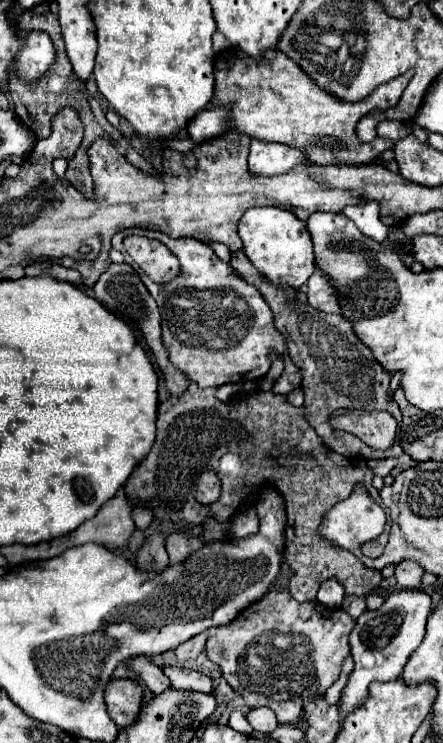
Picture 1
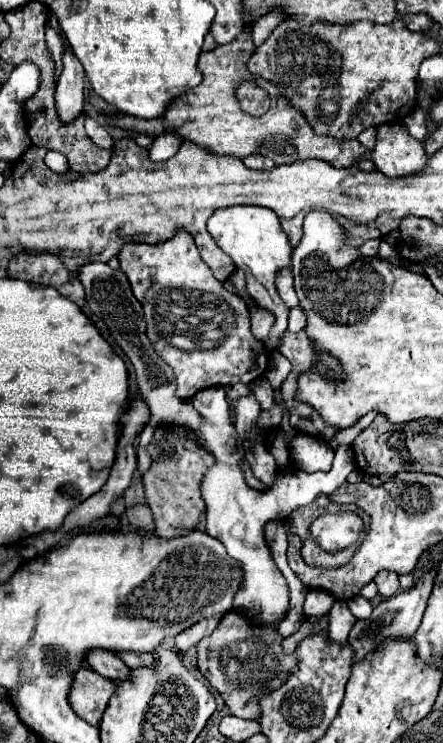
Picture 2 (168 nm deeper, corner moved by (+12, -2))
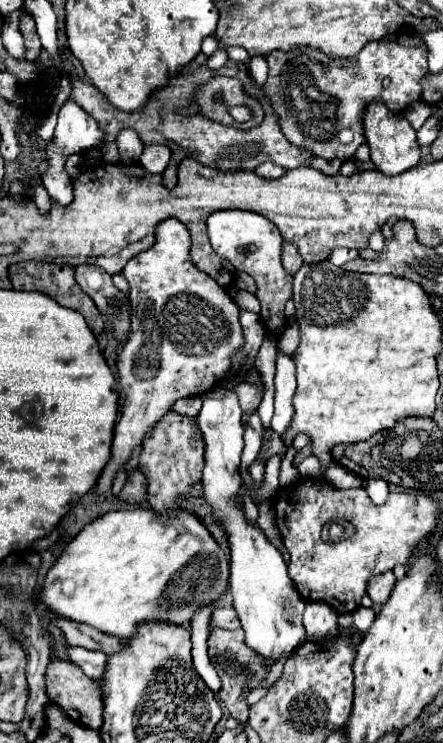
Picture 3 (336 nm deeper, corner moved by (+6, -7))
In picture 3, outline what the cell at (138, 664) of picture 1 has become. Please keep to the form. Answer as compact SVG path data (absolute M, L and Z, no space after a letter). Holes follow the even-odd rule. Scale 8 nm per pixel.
M66 647L66 655L74 665L78 665L84 671L84 675L88 675L96 683L100 683L102 673L106 669L106 655L104 653L88 651L84 647Z

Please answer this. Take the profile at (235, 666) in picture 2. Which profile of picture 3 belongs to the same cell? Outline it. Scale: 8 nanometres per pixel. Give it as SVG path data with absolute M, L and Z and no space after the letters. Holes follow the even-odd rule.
M212 627L210 637L208 637L208 655L210 655L210 661L212 661L218 677L222 679L222 691L218 695L220 701L230 711L230 715L238 723L244 725L246 719L248 719L246 691L260 687L260 681L266 677L268 667L262 667L262 663L258 663L258 655L248 651L248 647L242 643L242 629L226 631L226 629L220 629L220 627Z

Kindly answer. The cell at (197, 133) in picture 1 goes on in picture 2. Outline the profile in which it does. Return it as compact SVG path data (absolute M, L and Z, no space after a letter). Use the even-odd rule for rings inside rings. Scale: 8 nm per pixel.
M170 132L162 134L162 136L154 138L154 144L150 146L150 158L152 160L168 160L178 152L182 142L184 140L178 134L170 134Z

